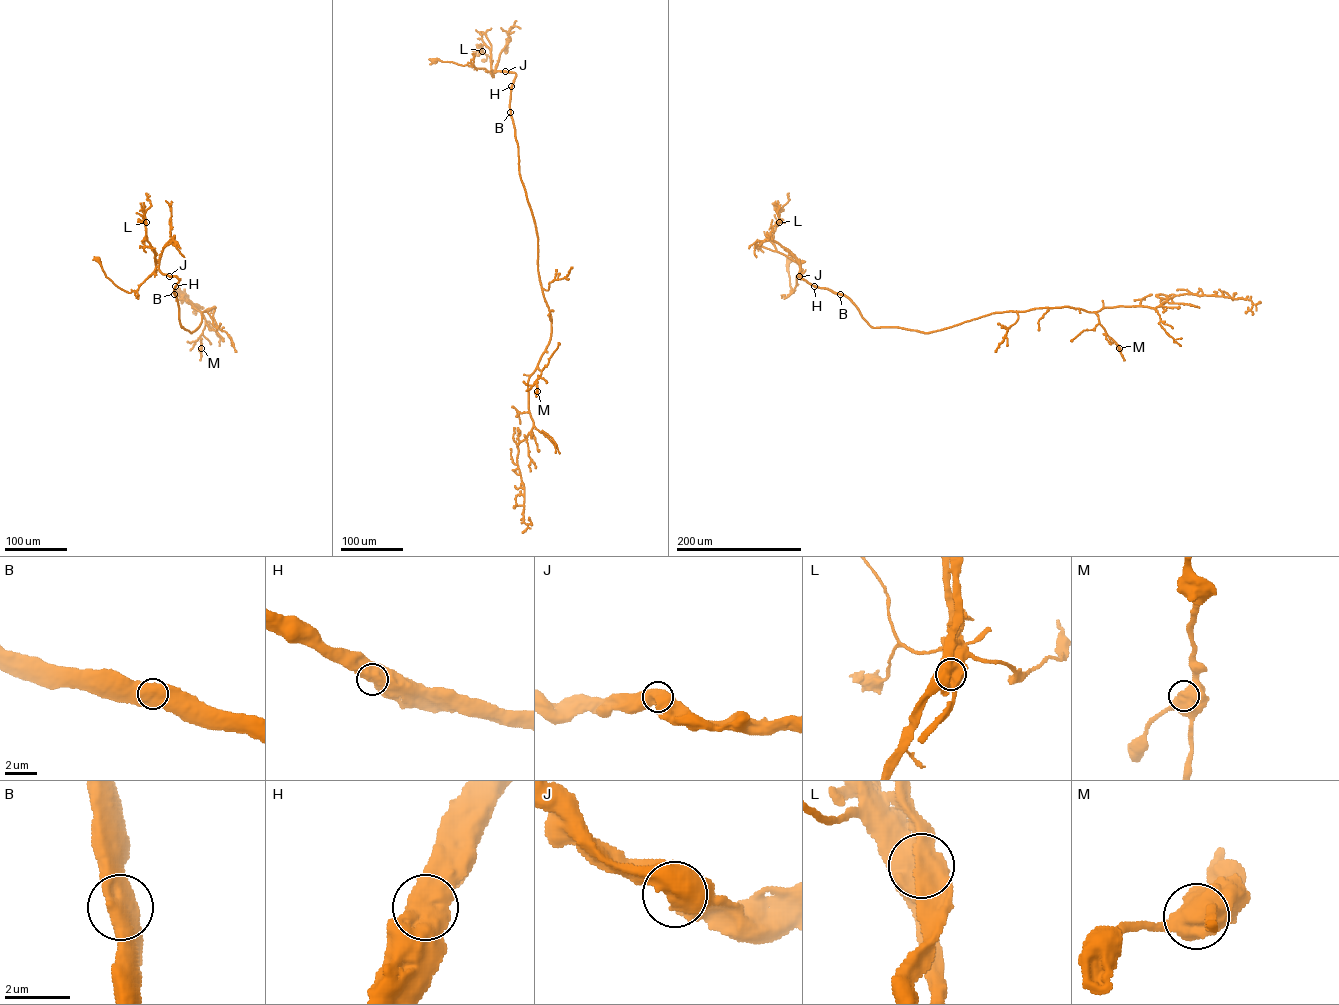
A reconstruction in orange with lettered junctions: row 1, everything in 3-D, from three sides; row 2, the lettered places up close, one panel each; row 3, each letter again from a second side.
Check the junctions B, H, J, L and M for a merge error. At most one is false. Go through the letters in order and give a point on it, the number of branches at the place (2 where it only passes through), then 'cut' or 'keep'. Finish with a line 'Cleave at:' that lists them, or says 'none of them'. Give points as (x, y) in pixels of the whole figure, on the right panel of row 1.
B: (840, 294) | 2 | keep
H: (814, 286) | 2 | keep
J: (799, 276) | 2 | keep
L: (779, 222) | 2 | cut
M: (1119, 348) | 2 | keep
Cleave at: L

